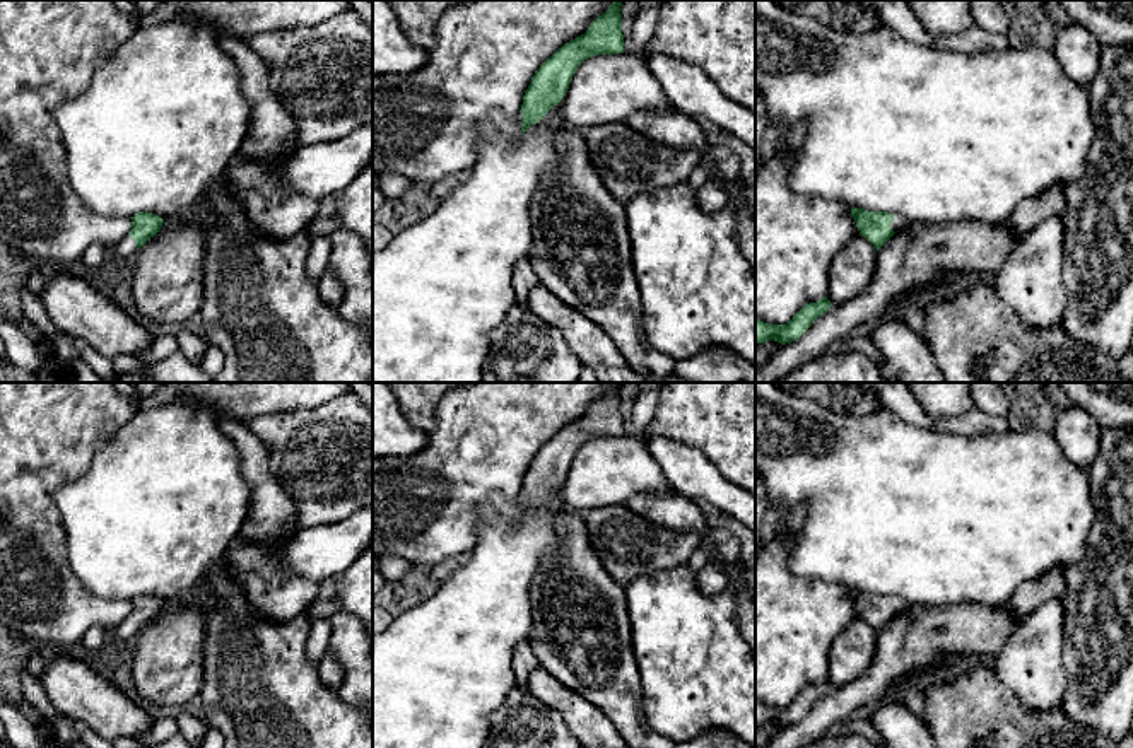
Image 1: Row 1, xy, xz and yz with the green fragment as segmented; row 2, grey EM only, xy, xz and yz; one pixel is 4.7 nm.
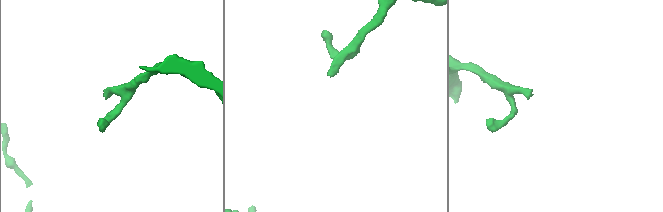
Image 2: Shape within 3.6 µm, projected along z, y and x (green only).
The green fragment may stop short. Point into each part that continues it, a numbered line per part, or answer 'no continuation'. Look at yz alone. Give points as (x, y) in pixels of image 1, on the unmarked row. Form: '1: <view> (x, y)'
1: yz (899, 605)

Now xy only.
1: xy (125, 631)

